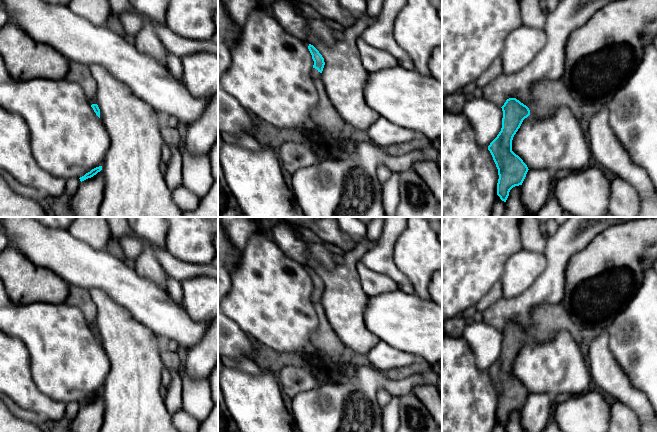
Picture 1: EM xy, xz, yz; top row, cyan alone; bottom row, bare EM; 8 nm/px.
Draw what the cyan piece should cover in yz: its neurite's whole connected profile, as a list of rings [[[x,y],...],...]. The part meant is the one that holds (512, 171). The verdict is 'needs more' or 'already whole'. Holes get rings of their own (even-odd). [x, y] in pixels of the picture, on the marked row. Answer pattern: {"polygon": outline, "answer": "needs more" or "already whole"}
{"polygon": [[[516,98],[507,99],[501,108],[502,128],[488,150],[498,169],[497,195],[506,202],[510,190],[522,185],[529,170],[523,160],[512,151],[512,140],[523,120],[530,115],[530,110]]], "answer": "already whole"}

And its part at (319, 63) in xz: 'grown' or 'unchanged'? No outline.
grown

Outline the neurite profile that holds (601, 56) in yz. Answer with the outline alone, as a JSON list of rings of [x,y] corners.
[[[617,0],[597,11],[581,28],[573,31],[566,45],[565,72],[561,81],[580,104],[608,105],[630,80],[647,45],[657,36],[657,0]]]

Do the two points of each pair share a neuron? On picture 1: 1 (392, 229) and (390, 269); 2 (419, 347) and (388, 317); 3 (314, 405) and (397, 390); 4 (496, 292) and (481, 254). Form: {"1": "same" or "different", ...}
{"1": "same", "2": "same", "3": "same", "4": "different"}

